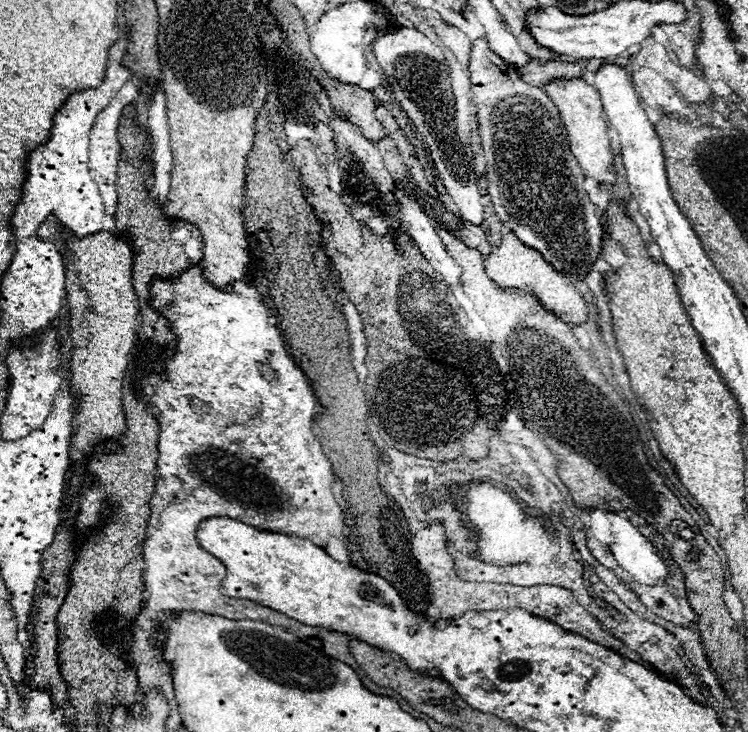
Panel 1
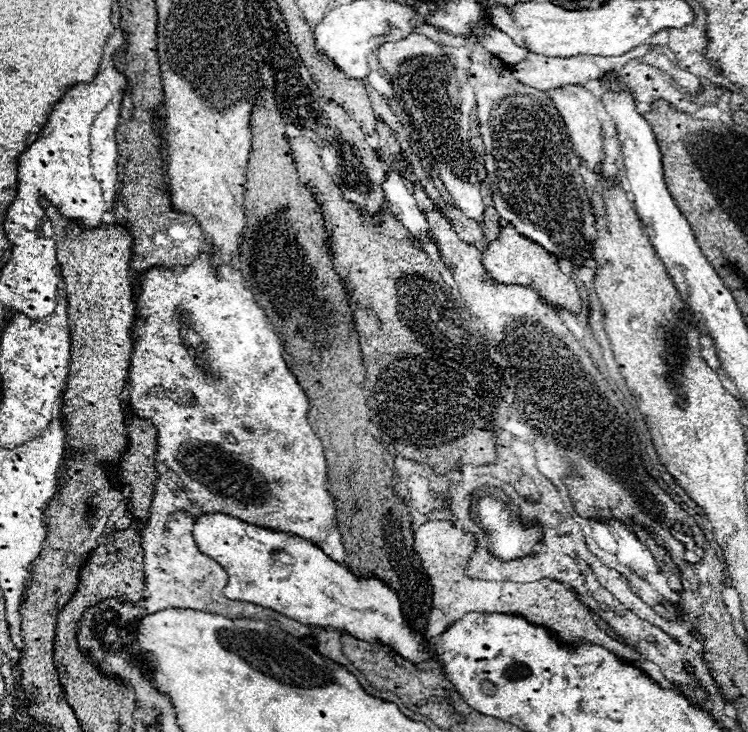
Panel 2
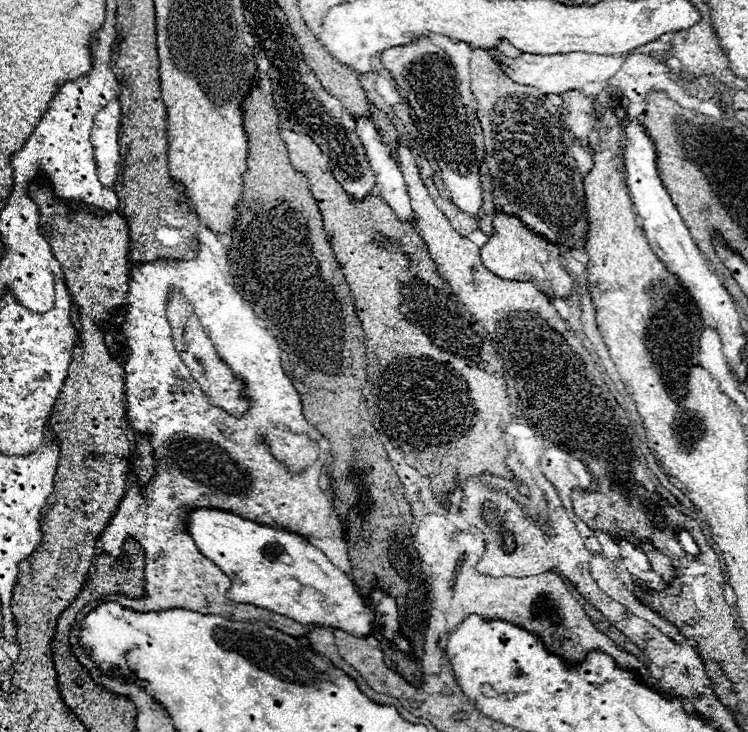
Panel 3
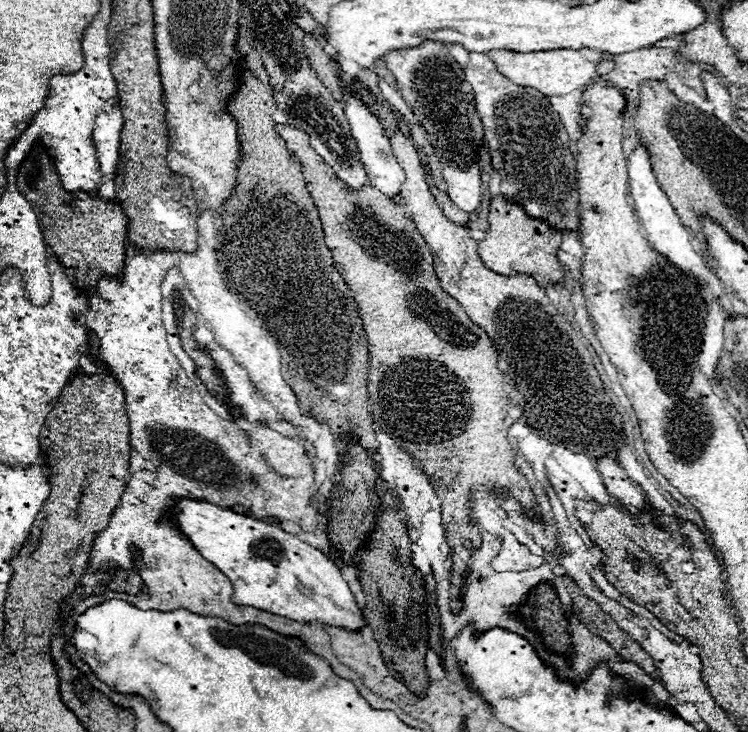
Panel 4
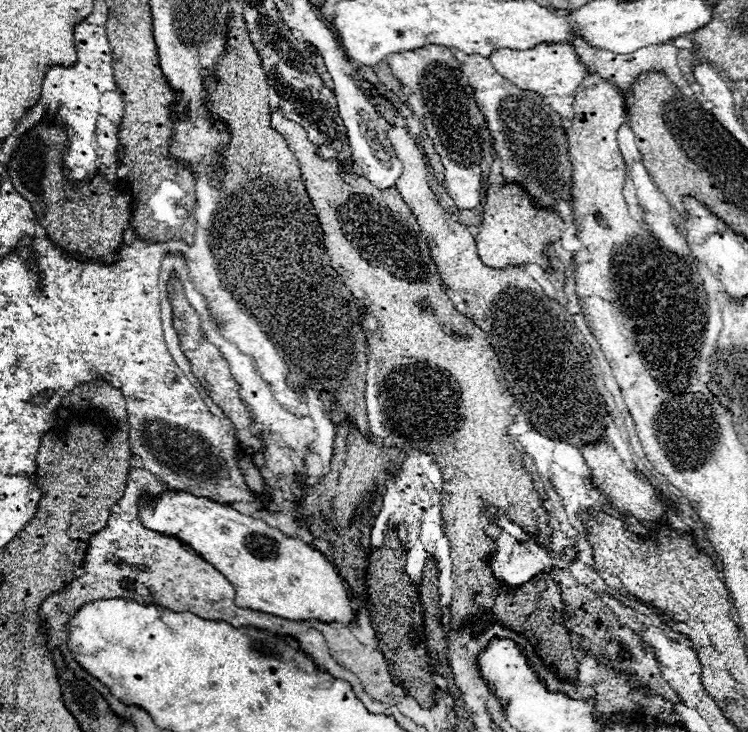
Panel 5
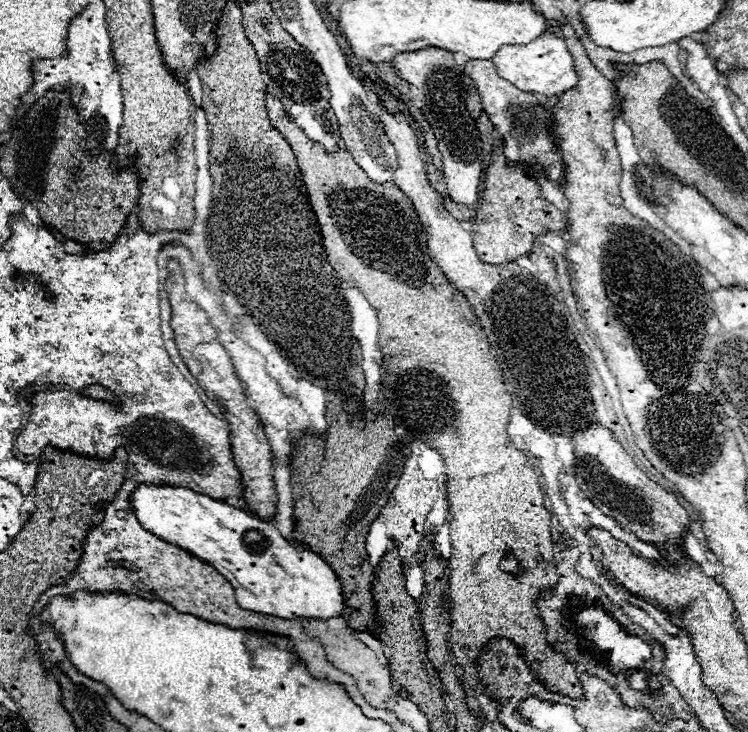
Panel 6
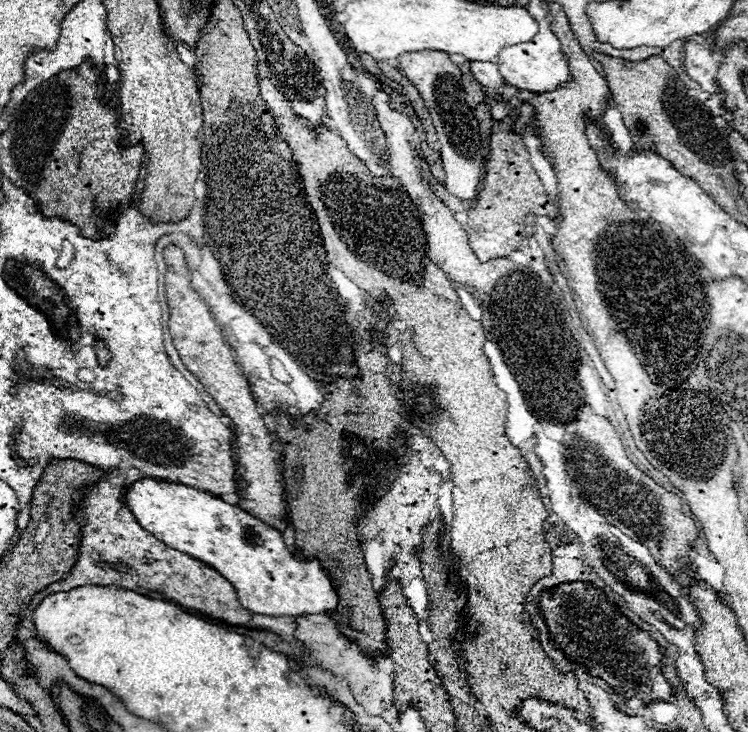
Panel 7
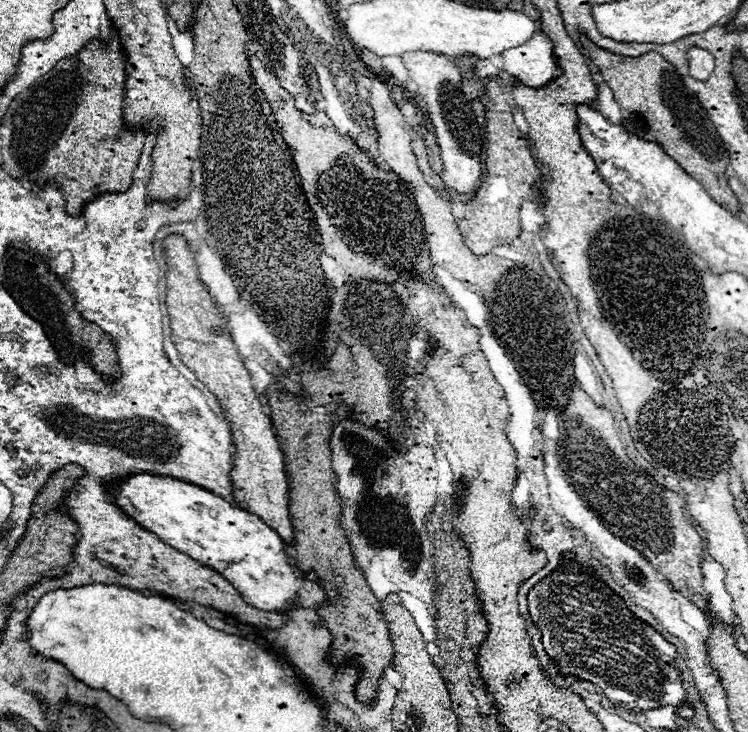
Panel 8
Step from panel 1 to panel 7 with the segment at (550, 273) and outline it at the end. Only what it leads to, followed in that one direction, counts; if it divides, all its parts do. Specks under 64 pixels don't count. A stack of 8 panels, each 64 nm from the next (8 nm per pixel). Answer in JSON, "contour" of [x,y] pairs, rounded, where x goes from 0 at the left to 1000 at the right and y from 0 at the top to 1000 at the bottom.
{"contour":[[[682,158],[666,167],[666,180],[658,180],[655,191],[655,216],[647,230],[647,249],[626,287],[626,303],[618,309],[626,320],[628,339],[642,355],[674,352],[679,344],[693,342],[693,331],[703,325],[701,292],[725,292],[738,301],[746,292],[741,276],[727,265],[725,249],[709,224],[698,189],[684,180]]]}

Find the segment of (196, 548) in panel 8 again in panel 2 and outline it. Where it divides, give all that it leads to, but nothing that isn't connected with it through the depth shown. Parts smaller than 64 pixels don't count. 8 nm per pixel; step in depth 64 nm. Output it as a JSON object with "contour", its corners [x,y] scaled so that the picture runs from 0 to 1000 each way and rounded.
{"contour":[[[294,699],[265,705],[259,713],[257,730],[259,730],[259,740],[262,740],[265,751],[273,754],[275,760],[286,762],[302,779],[305,798],[297,806],[297,811],[302,817],[337,822],[342,828],[361,831],[372,839],[398,847],[401,852],[425,852],[428,858],[447,858],[447,861],[471,866],[473,872],[489,874],[489,877],[511,877],[511,880],[527,885],[535,896],[540,896],[551,907],[559,907],[572,899],[567,869],[551,863],[548,855],[543,852],[537,833],[535,833],[532,814],[503,790],[476,790],[465,776],[444,768],[414,738],[406,738],[406,735],[385,730],[385,727],[340,719],[321,708],[313,708],[307,702],[294,702]]]}

